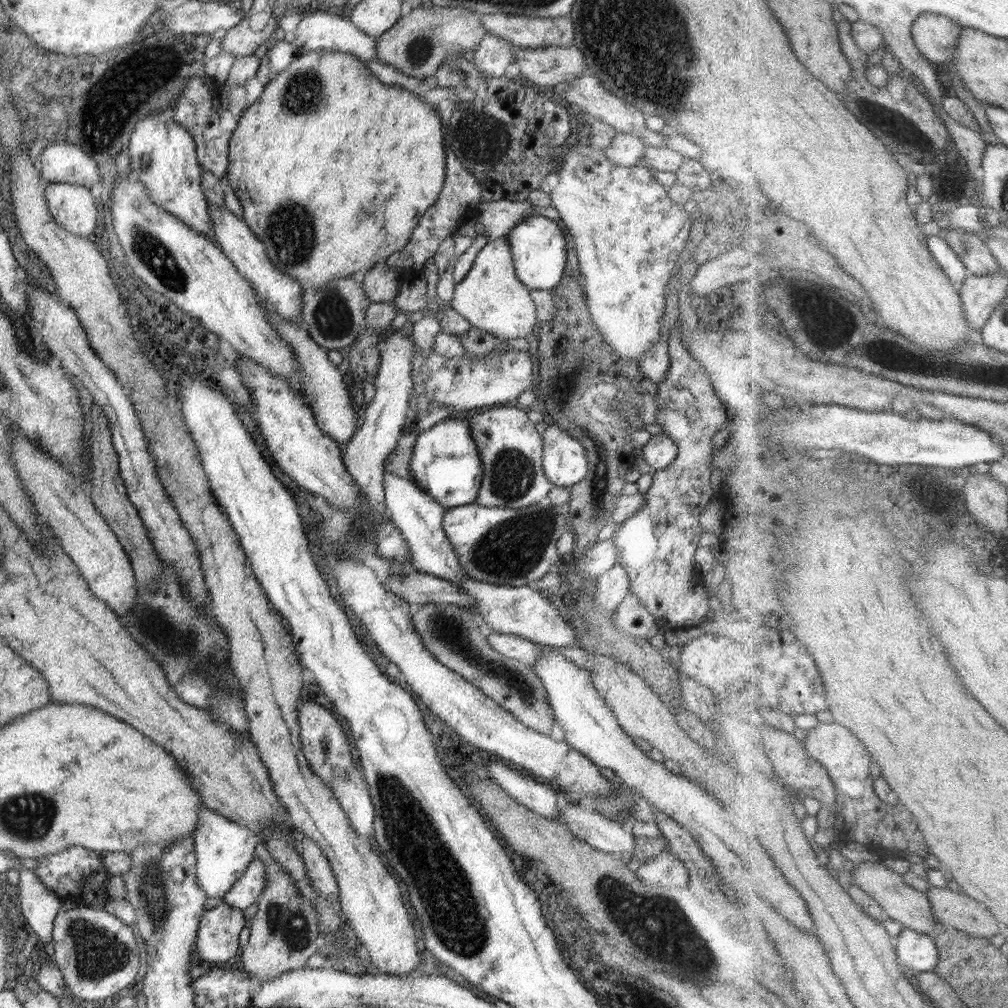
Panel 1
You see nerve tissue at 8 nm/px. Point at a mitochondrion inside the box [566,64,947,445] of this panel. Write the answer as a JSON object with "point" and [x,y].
{"point":[674,90]}

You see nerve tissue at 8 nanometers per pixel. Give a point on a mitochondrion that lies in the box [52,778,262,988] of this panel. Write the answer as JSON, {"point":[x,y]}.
{"point":[97,953]}

